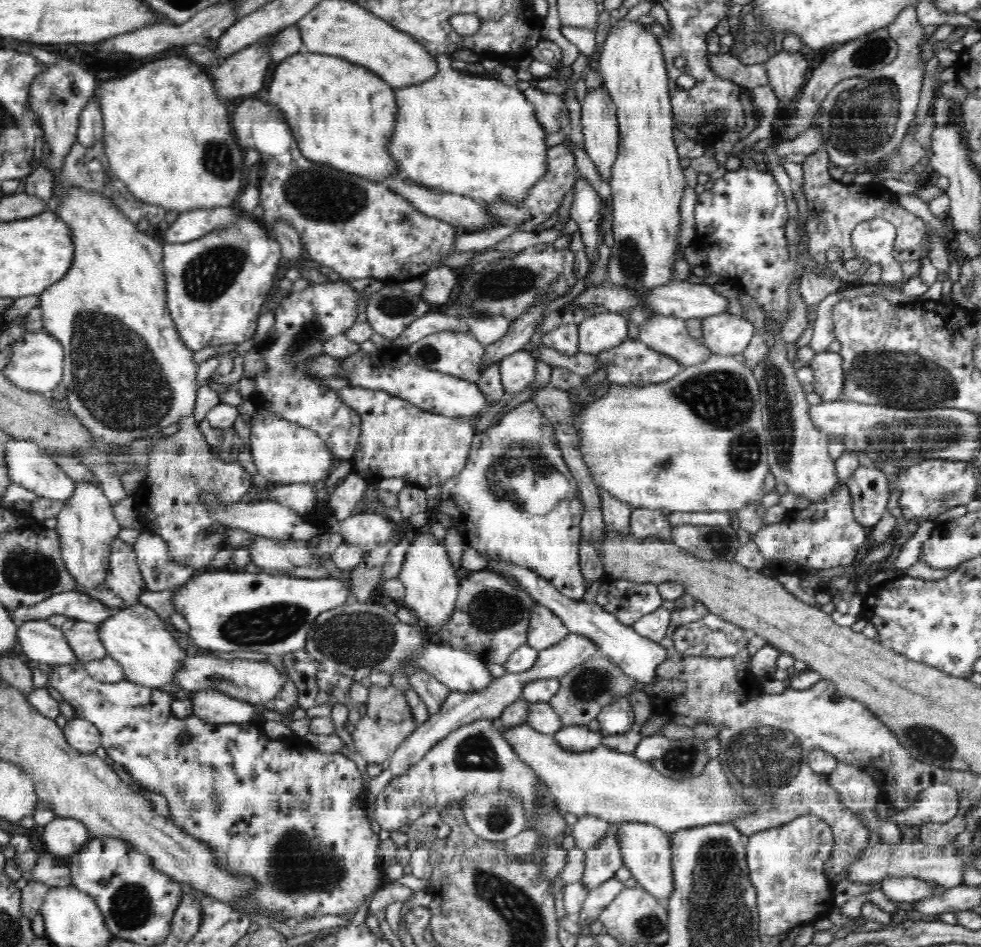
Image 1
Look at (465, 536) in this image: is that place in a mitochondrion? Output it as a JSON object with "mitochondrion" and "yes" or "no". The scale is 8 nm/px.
{"mitochondrion":"no"}

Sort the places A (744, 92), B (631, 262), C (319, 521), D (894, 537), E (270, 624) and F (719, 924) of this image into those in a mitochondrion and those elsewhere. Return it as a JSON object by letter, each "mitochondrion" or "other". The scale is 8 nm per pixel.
{"A":"other","B":"mitochondrion","C":"other","D":"other","E":"mitochondrion","F":"mitochondrion"}

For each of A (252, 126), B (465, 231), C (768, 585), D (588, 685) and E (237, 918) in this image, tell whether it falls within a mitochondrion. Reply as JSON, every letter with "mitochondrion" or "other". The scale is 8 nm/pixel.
{"A":"other","B":"other","C":"other","D":"mitochondrion","E":"other"}

